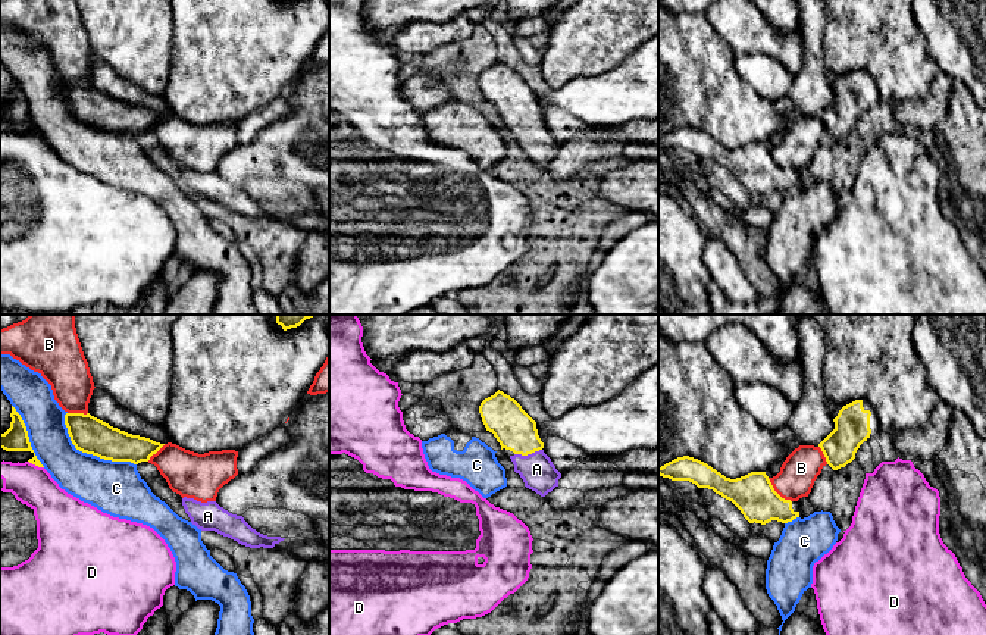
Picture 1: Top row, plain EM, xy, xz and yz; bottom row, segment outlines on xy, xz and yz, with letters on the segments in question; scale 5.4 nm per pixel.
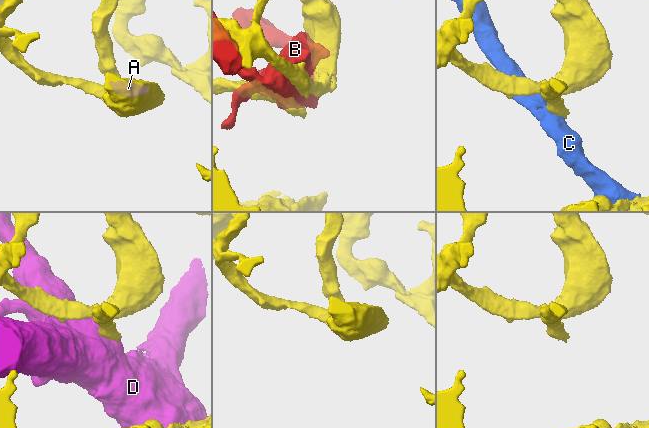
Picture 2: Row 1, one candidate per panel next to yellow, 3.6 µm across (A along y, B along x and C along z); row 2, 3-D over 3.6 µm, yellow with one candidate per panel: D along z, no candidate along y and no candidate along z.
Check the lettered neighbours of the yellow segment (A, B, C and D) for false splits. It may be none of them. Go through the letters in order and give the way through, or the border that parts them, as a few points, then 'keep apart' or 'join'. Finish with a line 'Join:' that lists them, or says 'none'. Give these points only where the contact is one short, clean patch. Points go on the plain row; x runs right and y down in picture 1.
A: runs through xz (515, 100), (526, 115), (528, 124), (531, 134), (537, 140); join
B: keep apart
C: keep apart
D: keep apart
Join: A

